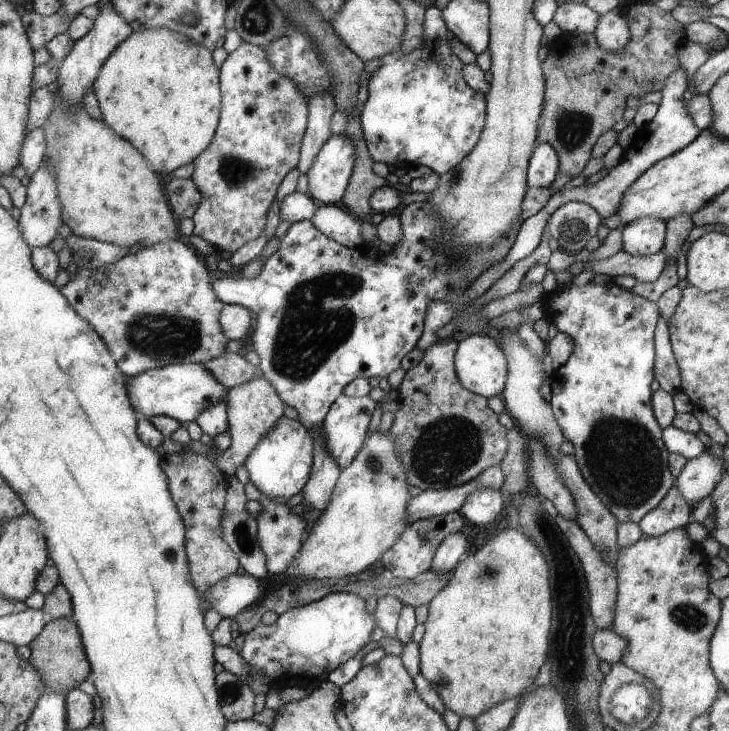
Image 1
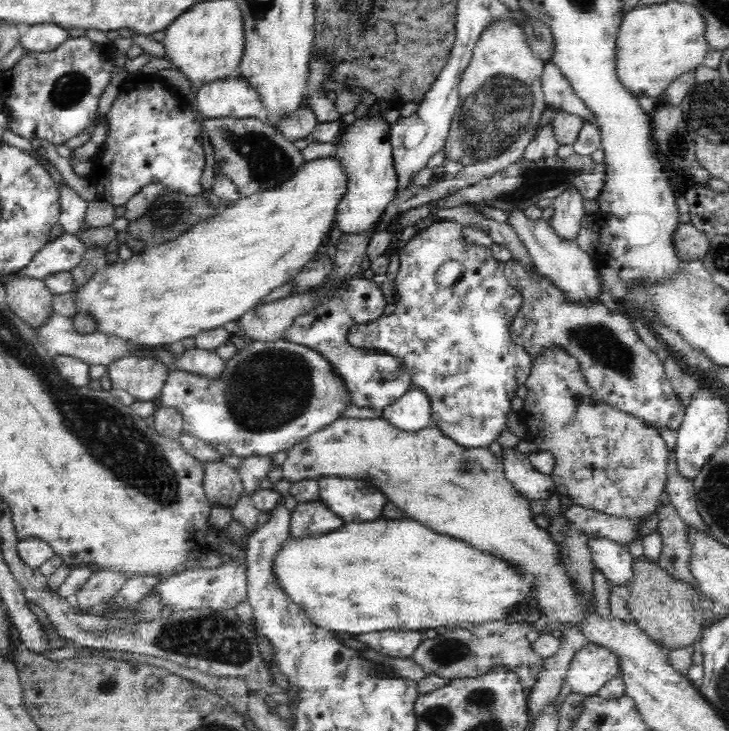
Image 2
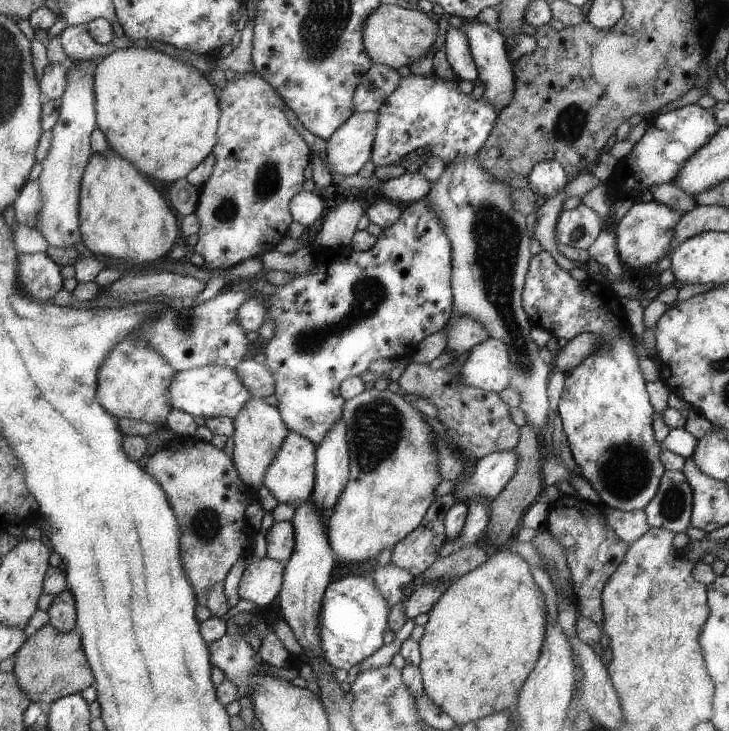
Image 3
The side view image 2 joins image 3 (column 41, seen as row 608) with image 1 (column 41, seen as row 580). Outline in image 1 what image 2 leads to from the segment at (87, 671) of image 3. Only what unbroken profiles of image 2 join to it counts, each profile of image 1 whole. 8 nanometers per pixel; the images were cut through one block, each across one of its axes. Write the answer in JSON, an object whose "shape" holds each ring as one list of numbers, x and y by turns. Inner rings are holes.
{"shape":[[61,618,49,622,44,632,30,646,33,650,30,662,39,668,48,690,66,693,68,696,82,681,90,679,91,663,85,652,79,625,74,618]]}

